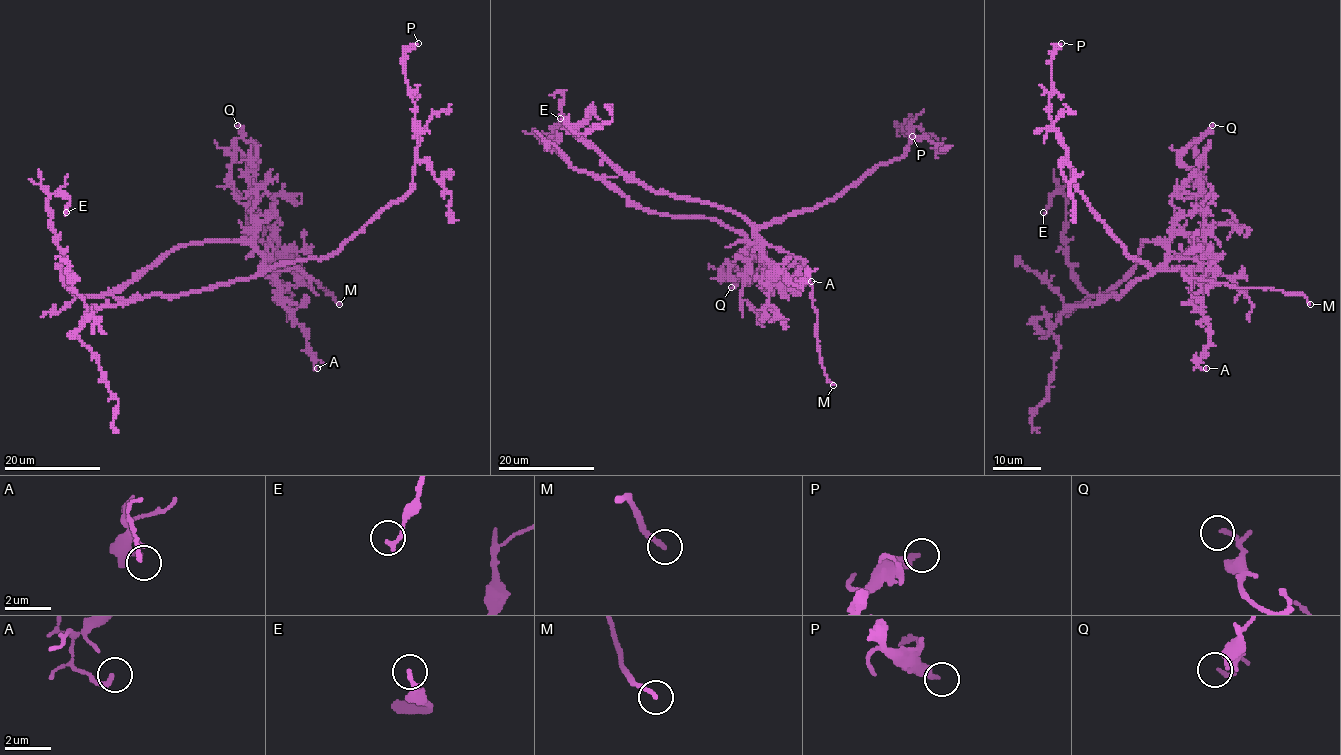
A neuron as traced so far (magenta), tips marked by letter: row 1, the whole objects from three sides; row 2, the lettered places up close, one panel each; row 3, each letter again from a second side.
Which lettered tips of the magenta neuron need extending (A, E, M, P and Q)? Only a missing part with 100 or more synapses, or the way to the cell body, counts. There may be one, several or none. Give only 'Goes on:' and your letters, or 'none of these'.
Goes on: M

